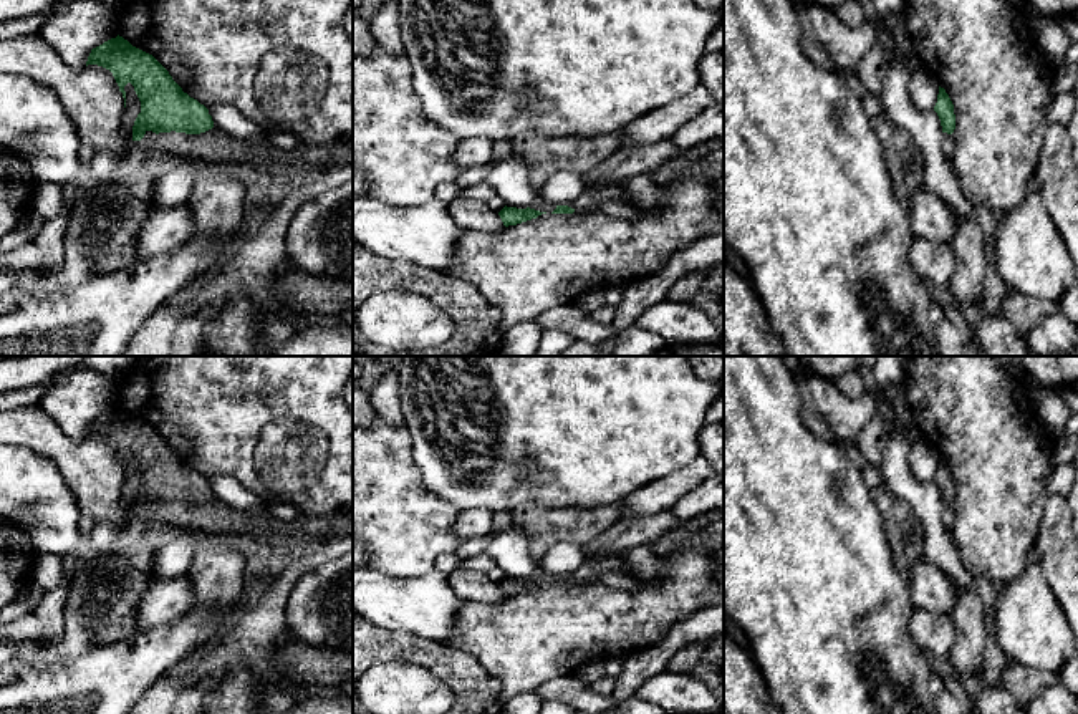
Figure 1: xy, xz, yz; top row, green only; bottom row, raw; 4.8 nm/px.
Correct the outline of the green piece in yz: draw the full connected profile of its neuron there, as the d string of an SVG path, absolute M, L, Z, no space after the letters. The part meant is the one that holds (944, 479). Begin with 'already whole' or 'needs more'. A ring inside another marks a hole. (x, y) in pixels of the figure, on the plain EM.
needs more; M939 457L937 474L934 477L942 497L942 520L947 530L954 527L952 504L955 500L954 475L944 459Z

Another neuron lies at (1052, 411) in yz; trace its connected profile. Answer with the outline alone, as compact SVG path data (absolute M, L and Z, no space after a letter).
M1047 386L1028 389L1028 396L1043 426L1056 432L1060 439L1068 437L1066 422L1071 412L1060 396Z

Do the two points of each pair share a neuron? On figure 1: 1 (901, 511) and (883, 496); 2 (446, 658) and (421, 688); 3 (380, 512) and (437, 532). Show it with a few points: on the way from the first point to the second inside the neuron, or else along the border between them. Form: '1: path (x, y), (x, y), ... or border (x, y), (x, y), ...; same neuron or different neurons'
1: path (896, 509), (888, 501); same neuron
2: border (394, 663), (413, 663), (429, 670), (454, 696); different neurons
3: path (394, 519), (403, 527), (423, 529); same neuron

